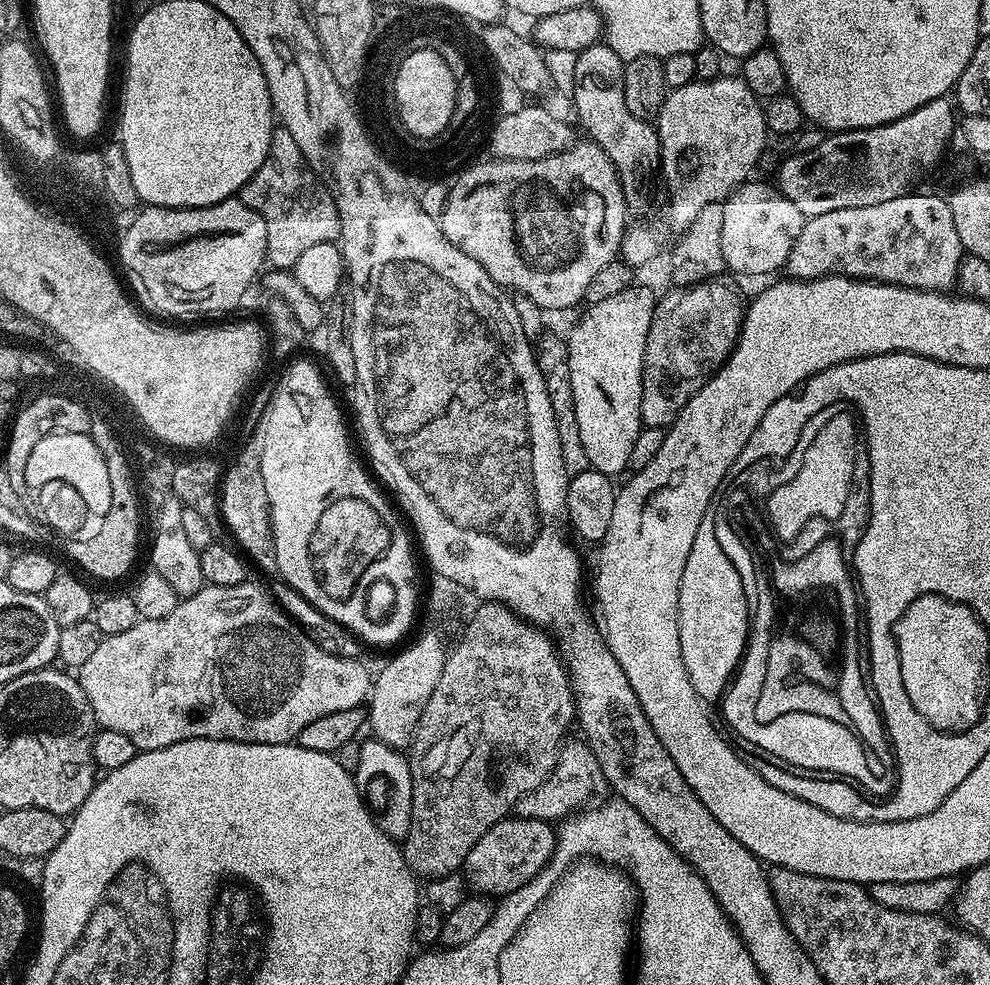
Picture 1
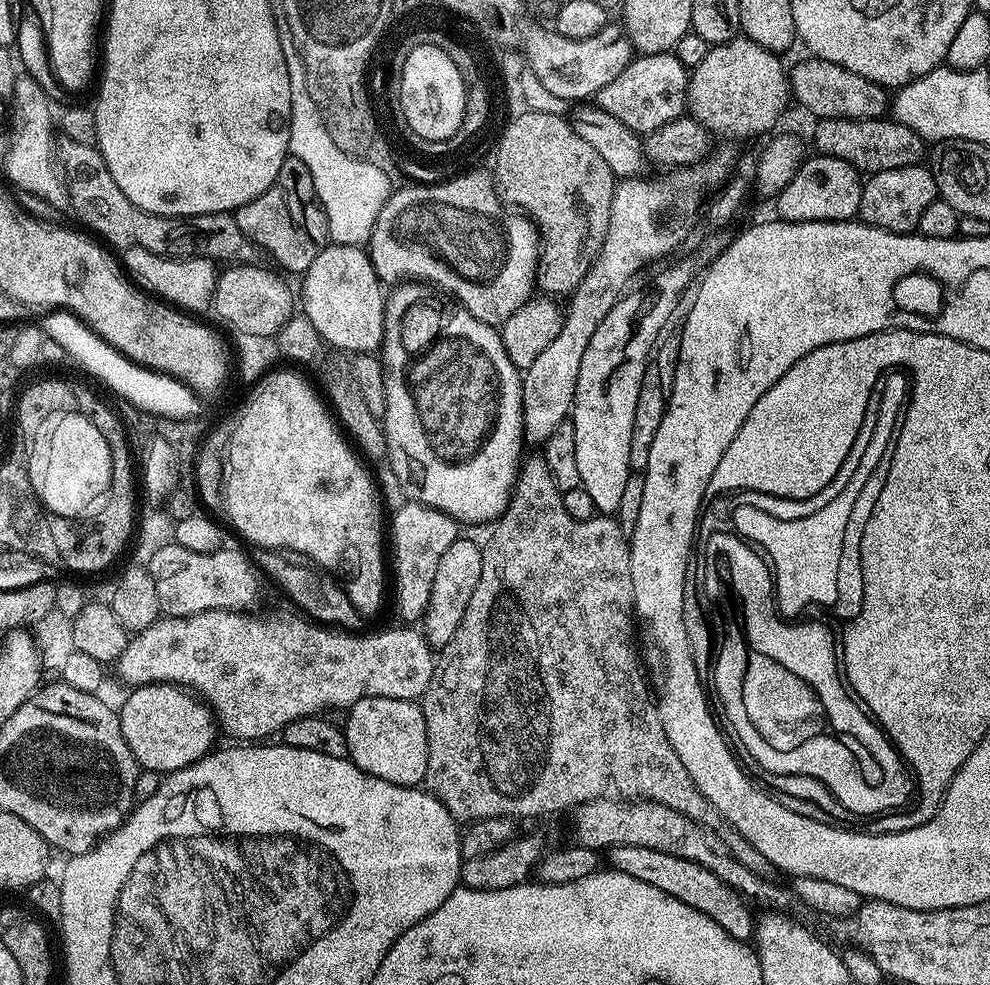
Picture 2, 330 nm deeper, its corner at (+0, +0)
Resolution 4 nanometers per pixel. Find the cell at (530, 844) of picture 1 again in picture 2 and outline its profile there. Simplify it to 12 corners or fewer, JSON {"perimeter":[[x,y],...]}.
{"perimeter":[[650,846],[611,867],[686,902],[725,936],[753,939],[749,901],[706,866]]}

